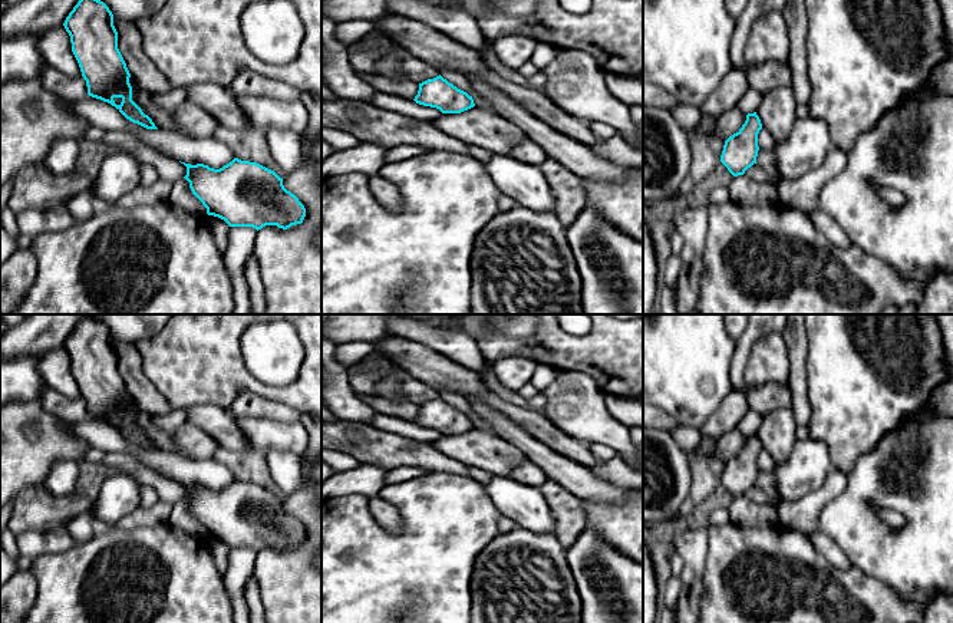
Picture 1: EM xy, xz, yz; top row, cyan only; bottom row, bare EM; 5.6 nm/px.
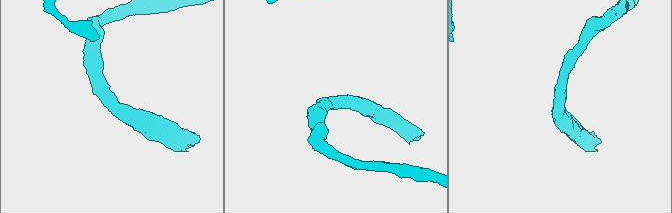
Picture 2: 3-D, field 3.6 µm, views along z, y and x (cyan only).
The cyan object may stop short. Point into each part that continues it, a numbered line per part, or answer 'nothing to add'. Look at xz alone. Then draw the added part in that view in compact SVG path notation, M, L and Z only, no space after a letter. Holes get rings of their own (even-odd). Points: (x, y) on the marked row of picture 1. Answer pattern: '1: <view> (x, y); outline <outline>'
1: xz (484, 128); outline M474 106L461 113L442 113L432 122L445 134L491 154L508 155L527 134L494 111Z

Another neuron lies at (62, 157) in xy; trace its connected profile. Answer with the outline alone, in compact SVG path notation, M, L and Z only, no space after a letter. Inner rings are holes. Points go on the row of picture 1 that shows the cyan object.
M72 139L56 141L47 155L47 167L53 174L65 175L76 169L78 144Z

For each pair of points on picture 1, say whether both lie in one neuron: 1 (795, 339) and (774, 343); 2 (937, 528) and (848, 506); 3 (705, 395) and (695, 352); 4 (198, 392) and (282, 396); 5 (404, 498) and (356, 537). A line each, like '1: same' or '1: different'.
1: different
2: same
3: same
4: same
5: same

